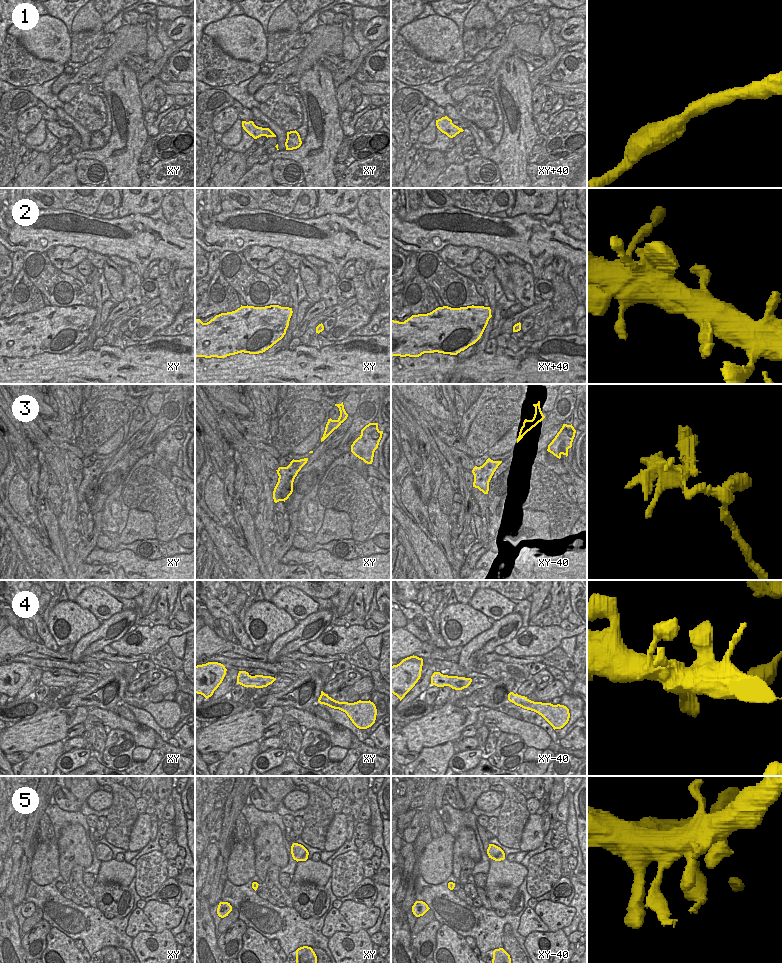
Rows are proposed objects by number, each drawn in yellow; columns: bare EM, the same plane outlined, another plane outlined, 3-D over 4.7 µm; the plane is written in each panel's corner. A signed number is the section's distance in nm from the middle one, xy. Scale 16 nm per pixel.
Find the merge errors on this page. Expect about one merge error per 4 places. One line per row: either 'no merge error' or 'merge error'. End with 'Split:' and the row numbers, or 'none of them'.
1: no merge error
2: no merge error
3: merge error
4: no merge error
5: merge error
Split: 3, 5

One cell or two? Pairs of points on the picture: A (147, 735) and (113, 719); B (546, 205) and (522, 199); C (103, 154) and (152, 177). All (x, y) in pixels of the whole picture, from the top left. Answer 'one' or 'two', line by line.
A: one
B: one
C: two

